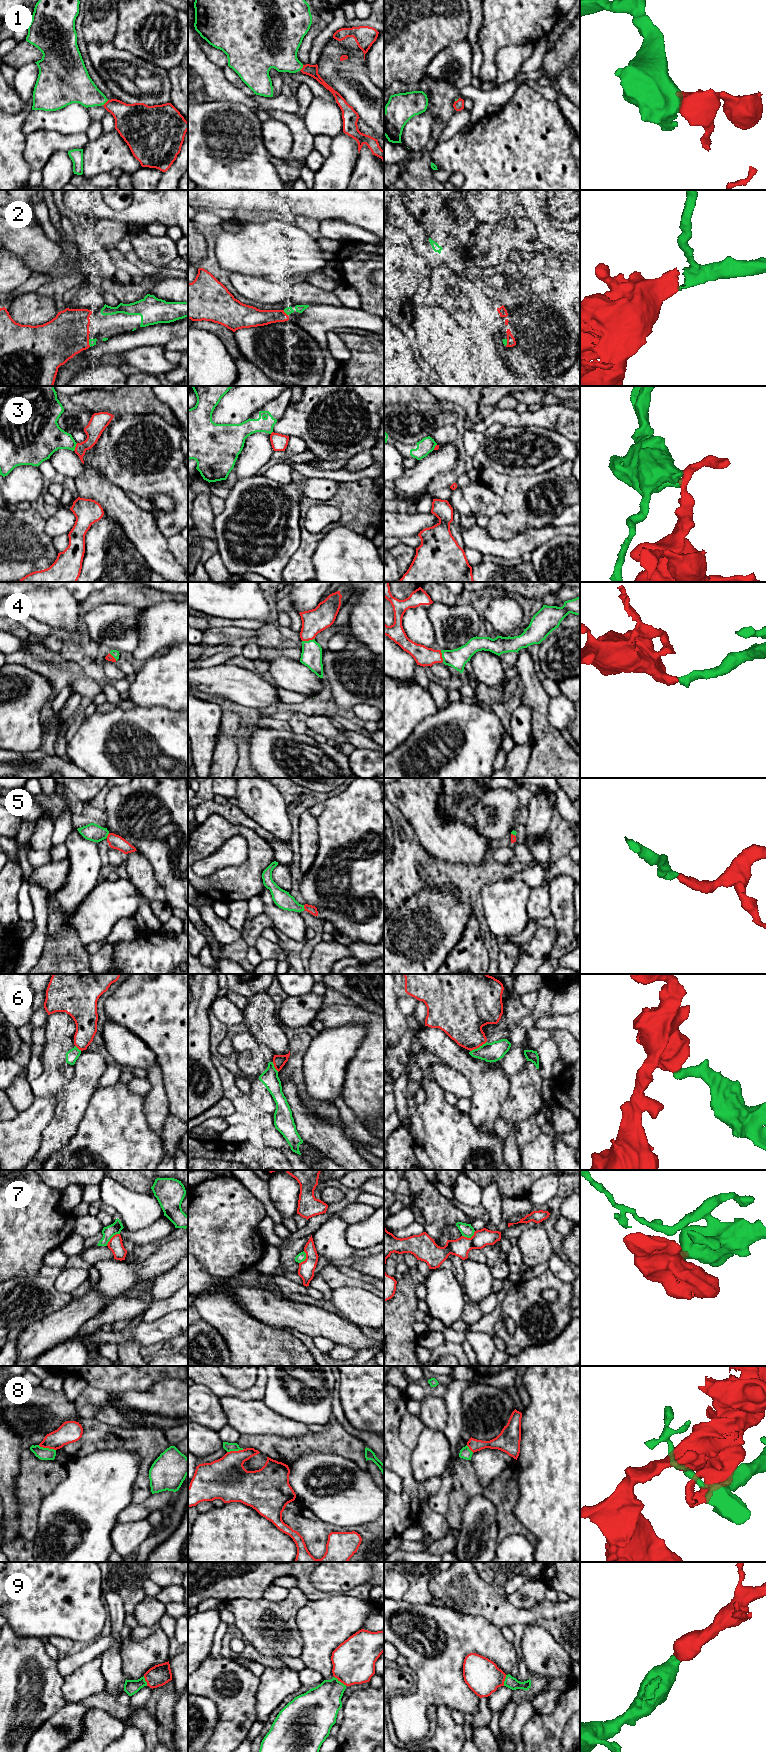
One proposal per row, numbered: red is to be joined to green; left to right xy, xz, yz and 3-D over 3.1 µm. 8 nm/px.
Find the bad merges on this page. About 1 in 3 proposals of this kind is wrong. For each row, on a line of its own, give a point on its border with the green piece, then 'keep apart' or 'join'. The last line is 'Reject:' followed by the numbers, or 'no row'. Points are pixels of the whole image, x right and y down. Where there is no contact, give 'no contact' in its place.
1: xz (301, 68) | join
2: xy (89, 343) | join
3: xy (75, 446) | keep apart
4: xz (308, 641) | join
5: xy (107, 835) | join
6: yz (479, 1047) | keep apart
7: xy (111, 1237) | keep apart
8: xy (47, 1448) | keep apart
9: xz (339, 1681) | join
Reject: 3, 6, 7, 8

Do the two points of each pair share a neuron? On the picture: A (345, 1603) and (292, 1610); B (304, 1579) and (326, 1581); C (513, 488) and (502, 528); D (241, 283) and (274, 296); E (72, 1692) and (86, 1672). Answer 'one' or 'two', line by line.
A: two
B: two
C: one
D: one
E: one

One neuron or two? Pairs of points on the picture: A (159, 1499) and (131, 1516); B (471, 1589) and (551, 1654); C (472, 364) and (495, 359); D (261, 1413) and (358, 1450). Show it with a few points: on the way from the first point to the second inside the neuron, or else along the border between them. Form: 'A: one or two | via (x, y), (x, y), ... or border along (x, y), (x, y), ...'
A: one | via (152, 1504), (138, 1512)
B: two | border along (536, 1623), (525, 1626)
C: two | border along (476, 344), (483, 363), (483, 375)
D: two | border along (309, 1431), (303, 1435), (286, 1437)

